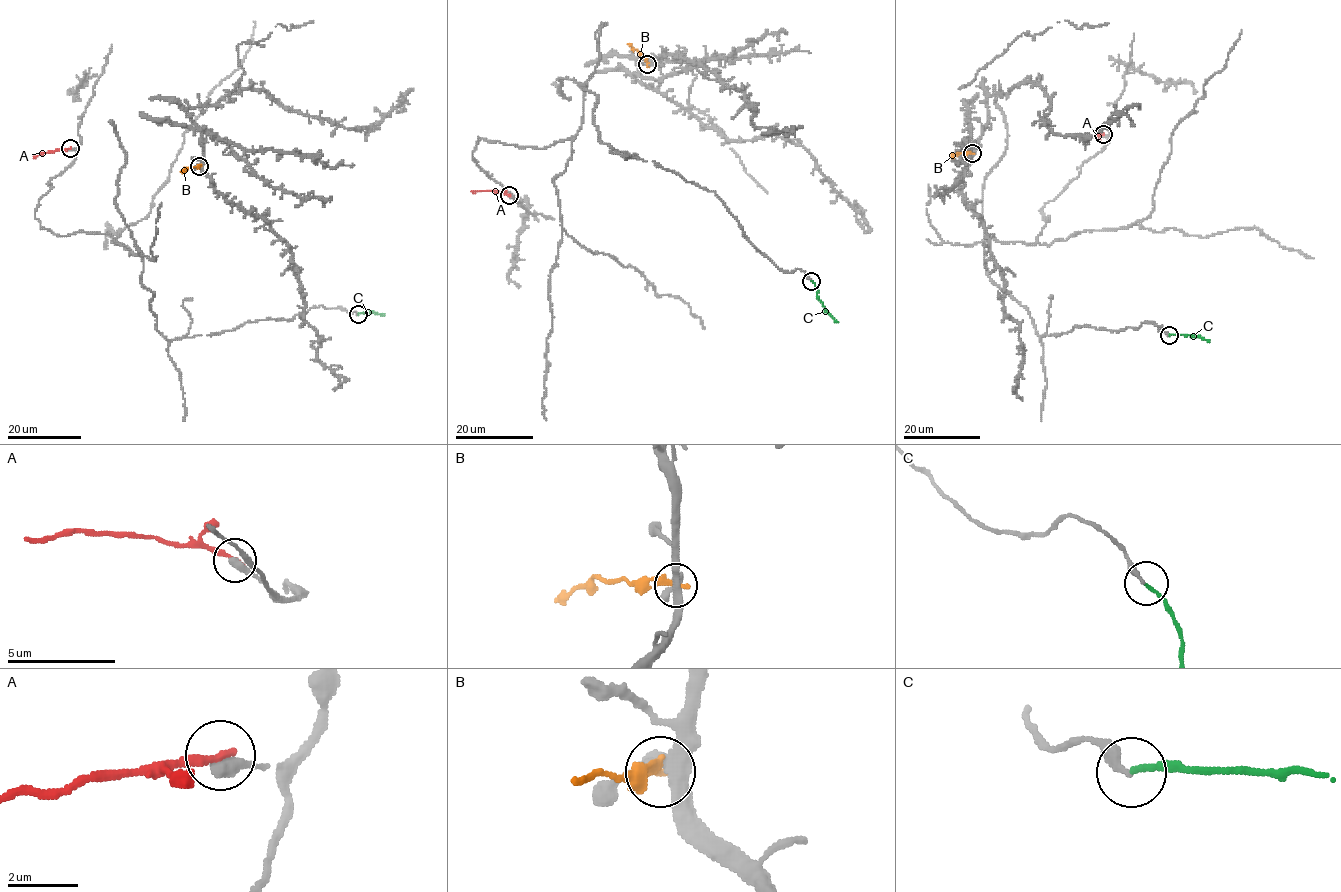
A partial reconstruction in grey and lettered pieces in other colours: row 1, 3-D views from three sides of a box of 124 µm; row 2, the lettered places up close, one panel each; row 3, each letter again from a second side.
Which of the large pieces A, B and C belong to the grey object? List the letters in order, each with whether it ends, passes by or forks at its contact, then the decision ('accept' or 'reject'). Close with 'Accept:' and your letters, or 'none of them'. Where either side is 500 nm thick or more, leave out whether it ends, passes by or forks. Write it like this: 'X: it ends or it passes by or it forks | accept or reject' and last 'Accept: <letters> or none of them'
A: it ends | reject
B: it ends | reject
C: it ends | accept
Accept: C

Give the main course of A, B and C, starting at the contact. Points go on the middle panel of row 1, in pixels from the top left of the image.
A: (510, 196), (494, 191), (471, 191)
B: (647, 64), (646, 59), (627, 43)
C: (811, 280), (818, 300), (838, 323)

